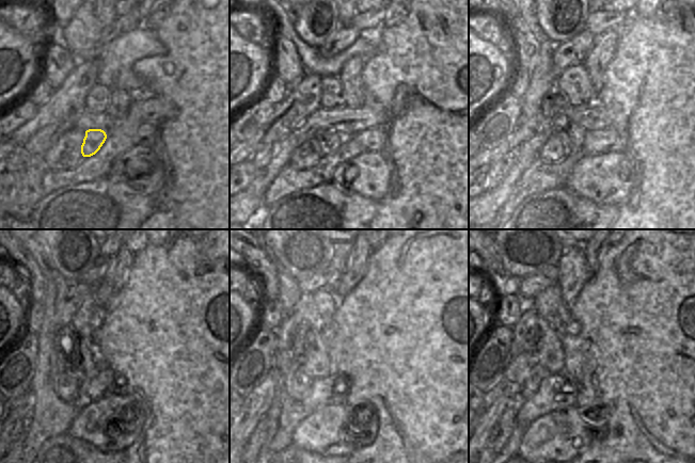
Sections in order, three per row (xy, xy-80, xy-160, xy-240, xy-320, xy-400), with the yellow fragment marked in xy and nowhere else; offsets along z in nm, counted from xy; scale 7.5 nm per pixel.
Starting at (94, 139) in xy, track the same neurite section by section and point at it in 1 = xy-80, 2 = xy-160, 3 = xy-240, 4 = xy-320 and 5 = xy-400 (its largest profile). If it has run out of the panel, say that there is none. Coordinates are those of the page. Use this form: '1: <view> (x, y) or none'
1: xy-80 (329, 142)
2: xy-160 (553, 118)
3: xy-240 (73, 351)
4: xy-320 (309, 350)
5: xy-400 (548, 352)

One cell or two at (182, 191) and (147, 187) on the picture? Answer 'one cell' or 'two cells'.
two cells

